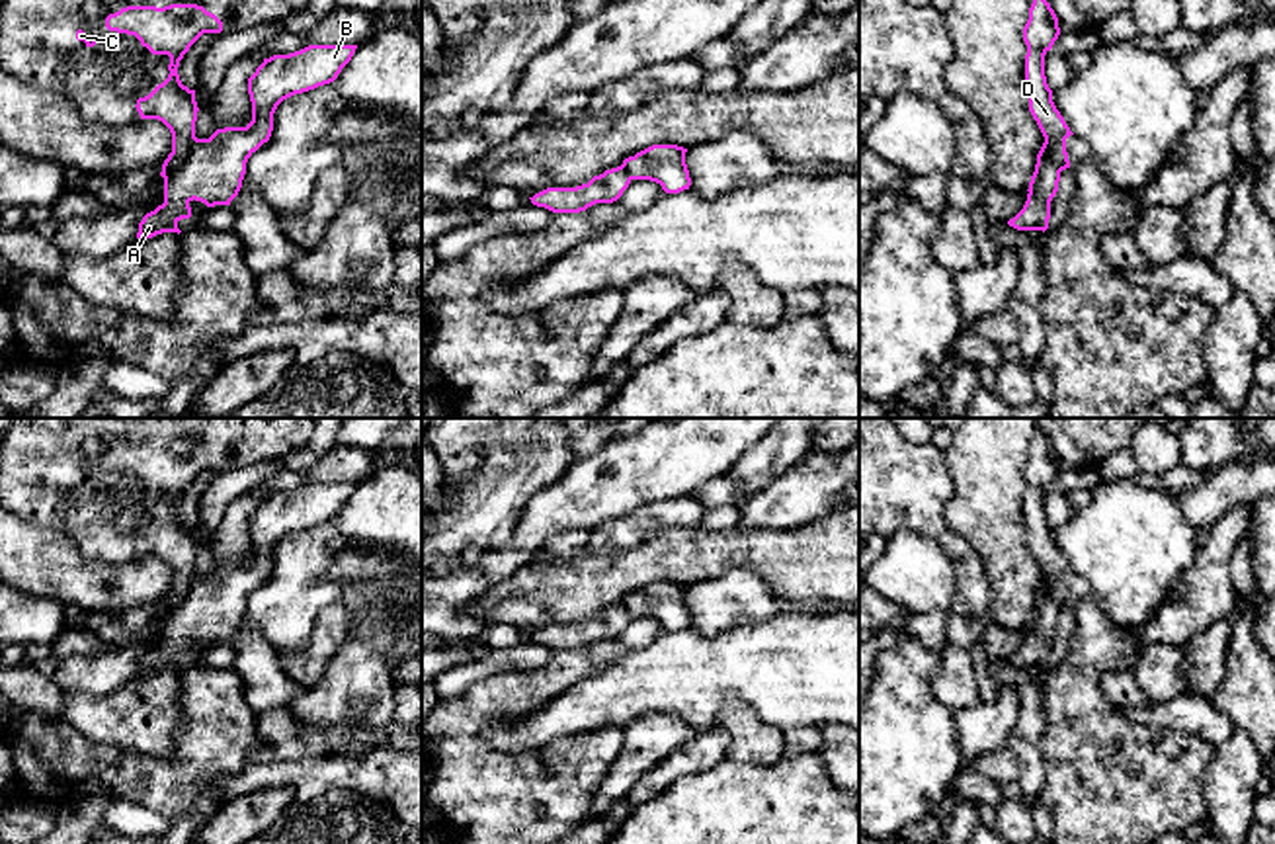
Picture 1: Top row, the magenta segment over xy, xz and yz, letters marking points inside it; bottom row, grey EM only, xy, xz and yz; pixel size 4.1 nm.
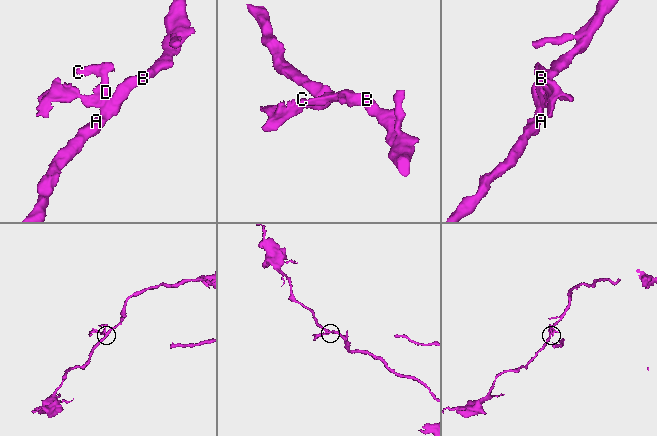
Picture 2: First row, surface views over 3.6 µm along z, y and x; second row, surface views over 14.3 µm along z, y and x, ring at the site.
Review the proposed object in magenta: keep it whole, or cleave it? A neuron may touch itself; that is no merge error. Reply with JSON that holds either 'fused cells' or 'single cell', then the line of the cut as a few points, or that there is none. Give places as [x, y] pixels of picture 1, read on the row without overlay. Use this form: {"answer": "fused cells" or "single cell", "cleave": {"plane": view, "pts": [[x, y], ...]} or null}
{"answer": "fused cells", "cleave": {"plane": "xy", "pts": [[194, 573], [188, 594], [163, 614]]}}

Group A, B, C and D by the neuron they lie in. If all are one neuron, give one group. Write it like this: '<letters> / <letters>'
A B / C D

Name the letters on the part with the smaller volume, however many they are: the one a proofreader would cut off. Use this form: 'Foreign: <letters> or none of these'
Foreign: C, D

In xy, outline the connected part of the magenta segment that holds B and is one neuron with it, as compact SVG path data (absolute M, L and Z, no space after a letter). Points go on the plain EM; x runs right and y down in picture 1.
M308 483L289 492L264 496L248 516L252 559L246 565L217 567L209 576L193 574L185 600L164 613L164 641L143 654L137 676L144 678L162 670L180 672L178 660L191 654L189 641L193 637L207 645L230 643L242 625L248 596L271 574L277 543L295 531L334 520L351 498L355 486L357 483Z

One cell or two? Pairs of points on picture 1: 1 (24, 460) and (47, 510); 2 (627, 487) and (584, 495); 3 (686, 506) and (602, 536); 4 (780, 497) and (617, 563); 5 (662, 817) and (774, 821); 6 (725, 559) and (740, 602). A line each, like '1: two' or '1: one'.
1: one
2: one
3: one
4: two
5: one
6: two

